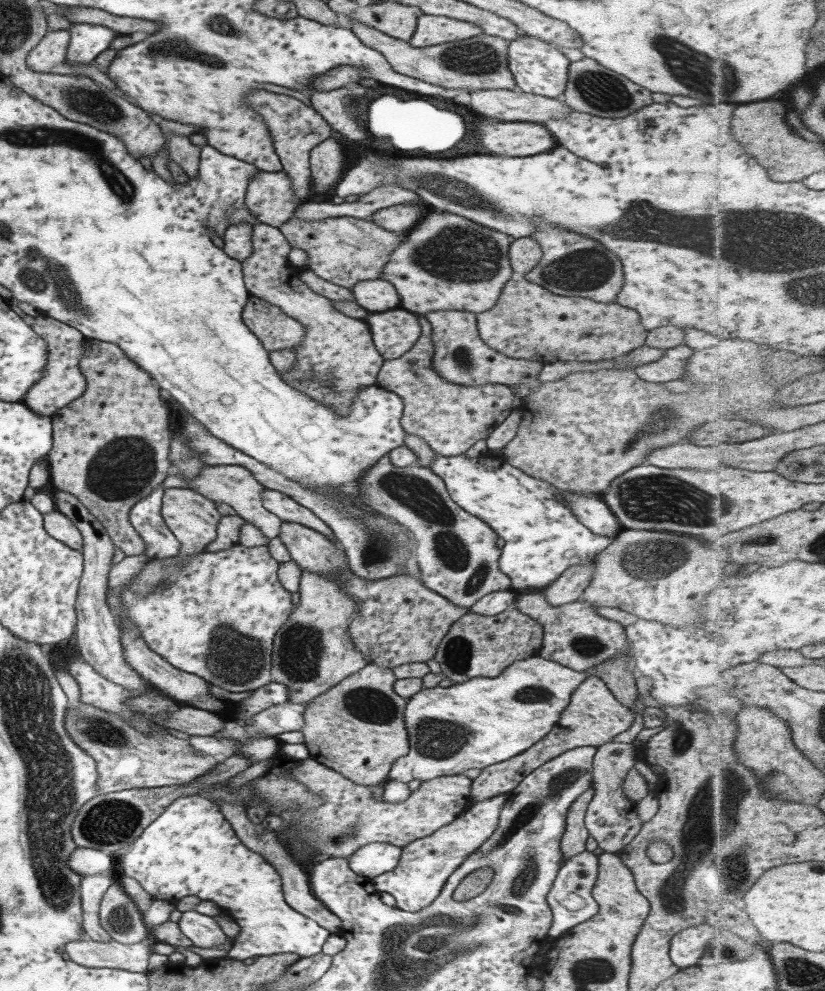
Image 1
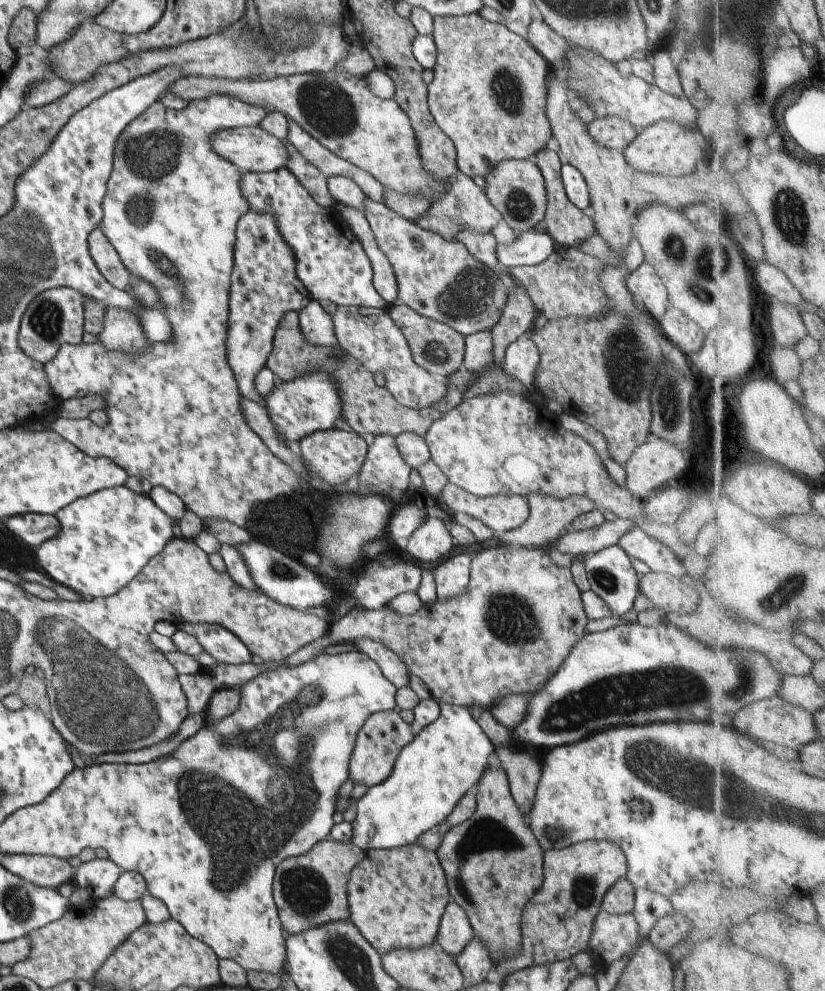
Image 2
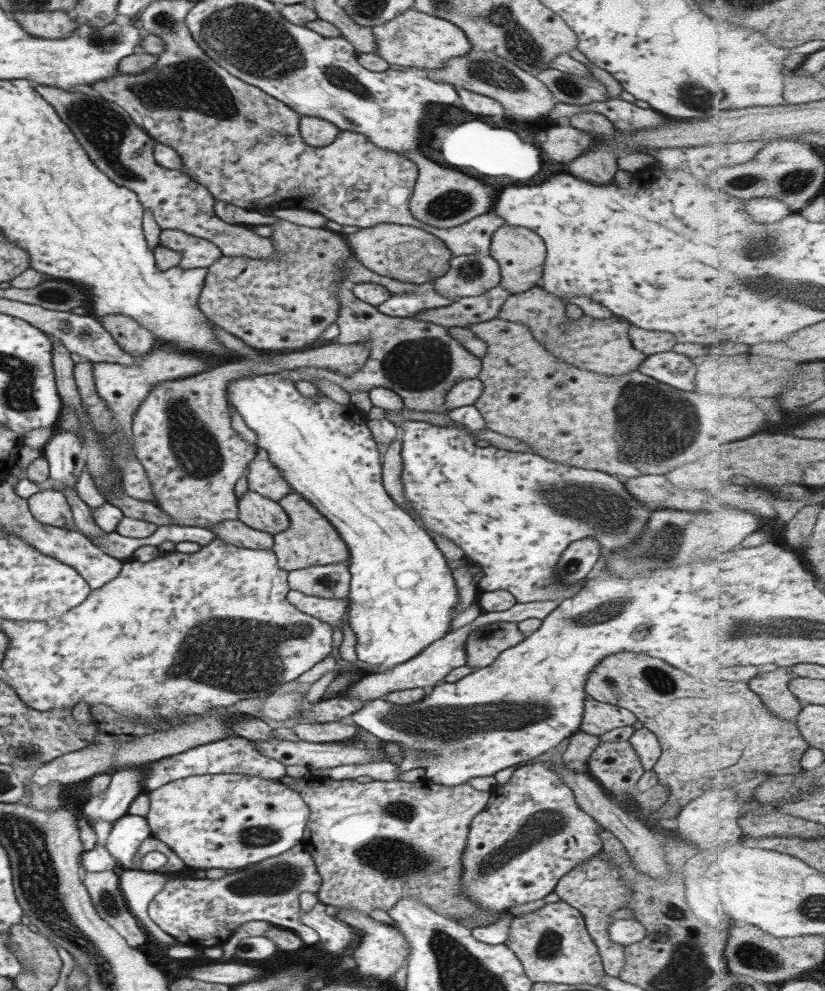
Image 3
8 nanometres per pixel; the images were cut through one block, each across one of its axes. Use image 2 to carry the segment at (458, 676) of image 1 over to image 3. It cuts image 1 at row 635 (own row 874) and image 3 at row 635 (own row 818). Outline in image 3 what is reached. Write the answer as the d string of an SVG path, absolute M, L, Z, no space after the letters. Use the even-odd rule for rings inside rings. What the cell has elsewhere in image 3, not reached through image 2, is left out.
M498 622L477 628L464 642L464 665L483 668L491 664L500 652L519 644L524 637L515 622Z

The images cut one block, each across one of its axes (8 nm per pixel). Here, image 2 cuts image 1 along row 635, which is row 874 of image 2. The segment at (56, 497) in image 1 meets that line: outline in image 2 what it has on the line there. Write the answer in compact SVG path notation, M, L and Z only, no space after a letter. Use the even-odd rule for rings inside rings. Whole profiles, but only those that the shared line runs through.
M91 857L73 870L71 883L83 888L92 900L112 894L112 888L120 875L120 868L109 858Z

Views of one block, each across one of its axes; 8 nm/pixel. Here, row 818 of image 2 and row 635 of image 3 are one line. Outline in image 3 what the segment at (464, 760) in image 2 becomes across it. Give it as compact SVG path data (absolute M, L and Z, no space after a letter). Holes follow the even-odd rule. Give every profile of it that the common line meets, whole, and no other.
M280 372L275 374L258 374L250 377L239 377L229 381L226 388L226 400L239 413L241 420L247 428L250 428L256 436L256 447L263 449L268 456L269 462L281 473L285 482L290 486L291 492L300 494L309 504L315 507L315 510L327 519L327 522L337 531L341 540L345 543L349 552L349 574L350 584L347 592L349 609L349 627L355 635L354 652L357 660L365 662L365 664L373 664L379 666L377 670L391 669L392 666L400 665L402 662L413 658L413 655L419 654L422 648L430 645L431 642L445 636L449 630L450 622L457 614L456 600L457 590L454 586L451 572L447 567L445 558L435 546L433 540L425 534L425 530L421 526L417 526L409 514L405 514L405 510L401 510L399 506L395 506L389 495L385 492L382 485L382 463L381 453L376 447L376 442L372 437L369 427L366 425L365 414L359 409L348 404L338 404L329 399L325 395L315 395L314 397L304 397L295 388L294 382L290 382L289 378L284 377Z

